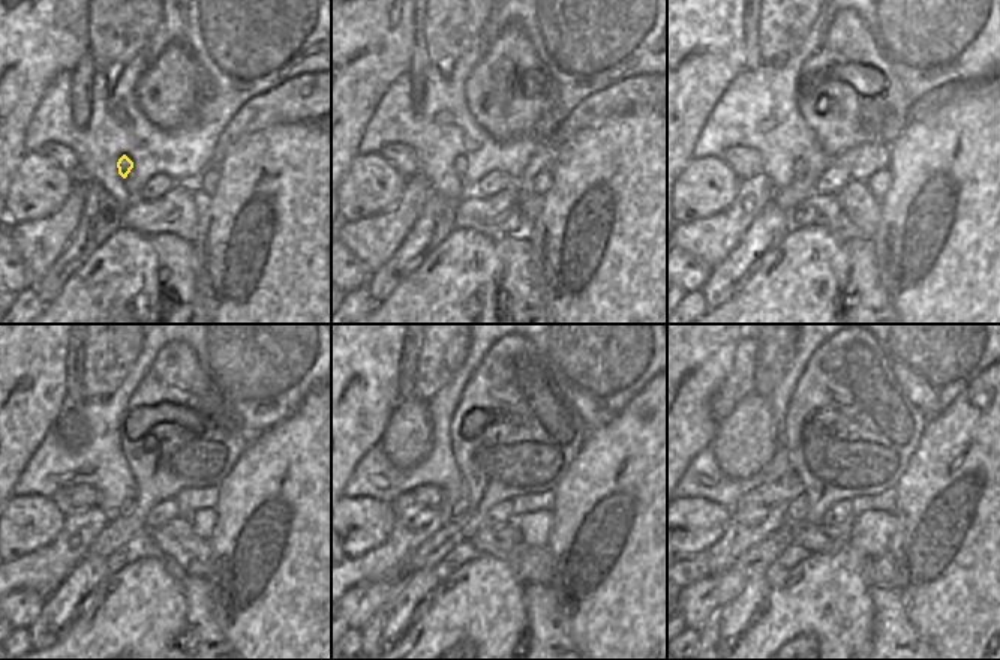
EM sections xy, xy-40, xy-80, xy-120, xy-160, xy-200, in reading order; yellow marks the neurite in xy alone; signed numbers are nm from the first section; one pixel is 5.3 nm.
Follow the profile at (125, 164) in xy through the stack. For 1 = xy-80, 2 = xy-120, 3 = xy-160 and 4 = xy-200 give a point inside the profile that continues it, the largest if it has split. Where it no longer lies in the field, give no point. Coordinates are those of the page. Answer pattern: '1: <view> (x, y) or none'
1: xy-80 (799, 168)
2: xy-120 (126, 507)
3: xy-160 (461, 507)
4: xy-200 (796, 510)

